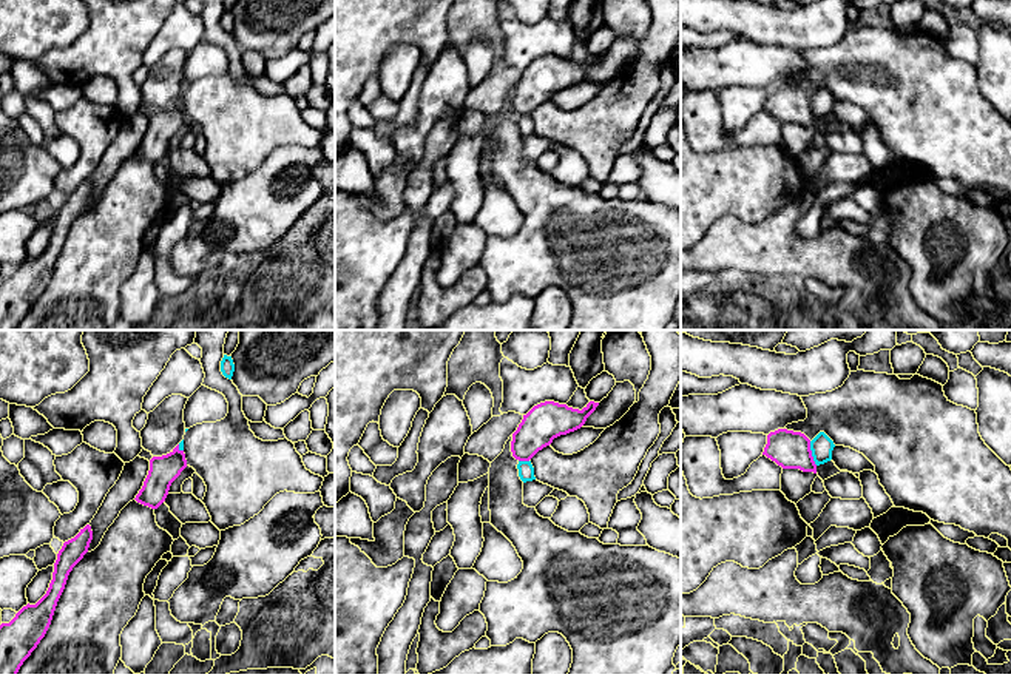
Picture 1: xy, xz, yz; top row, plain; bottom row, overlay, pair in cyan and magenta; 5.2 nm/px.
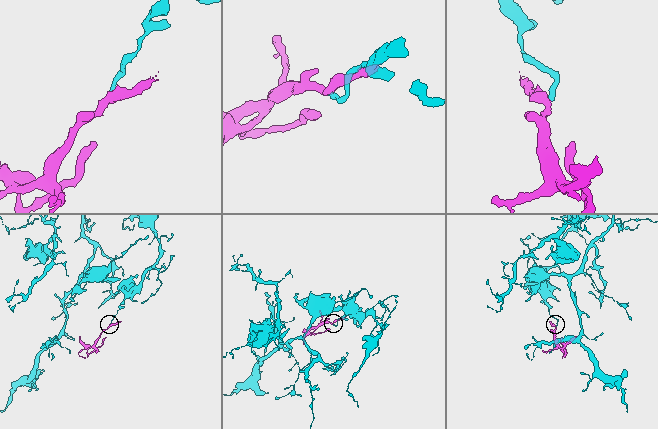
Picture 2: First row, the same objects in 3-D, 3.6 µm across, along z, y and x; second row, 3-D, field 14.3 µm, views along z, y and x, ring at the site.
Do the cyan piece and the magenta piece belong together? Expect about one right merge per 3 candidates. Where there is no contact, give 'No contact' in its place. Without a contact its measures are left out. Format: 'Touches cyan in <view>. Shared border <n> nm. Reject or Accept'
Touches cyan in yz. Shared border 130 nm. Reject

